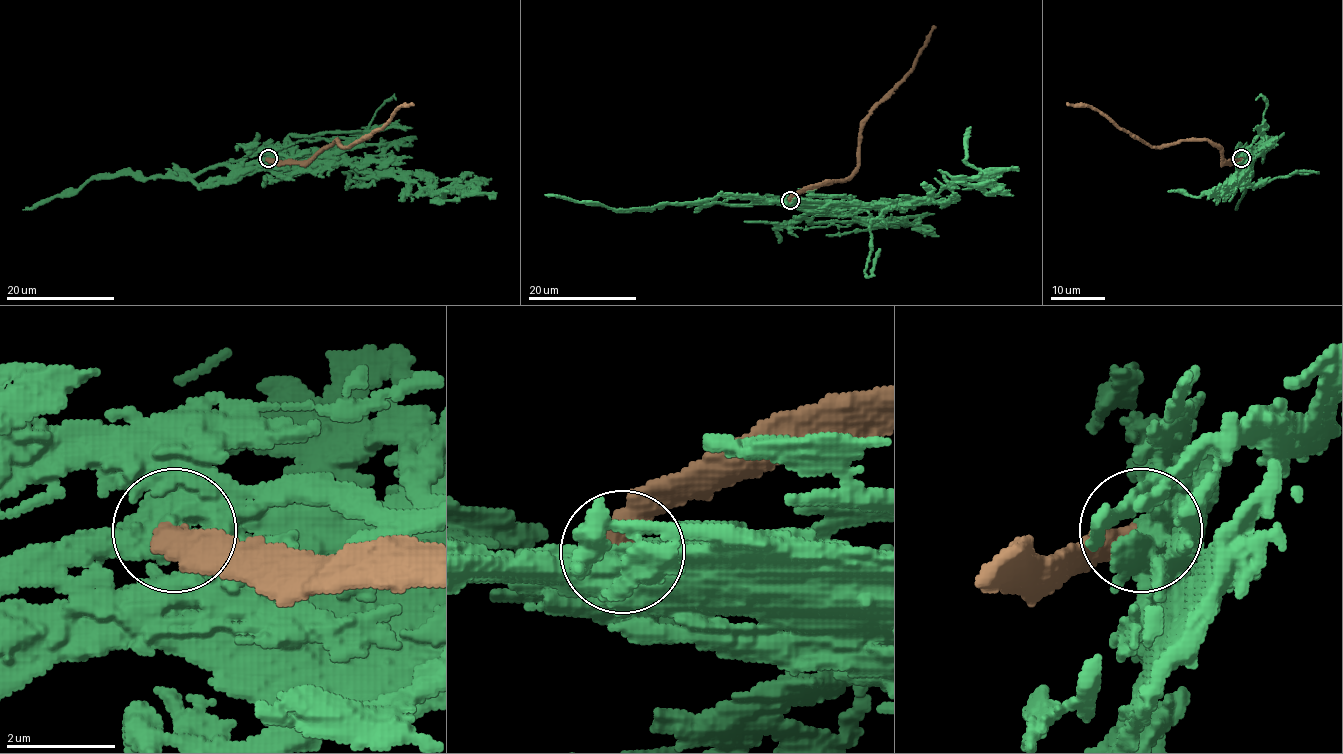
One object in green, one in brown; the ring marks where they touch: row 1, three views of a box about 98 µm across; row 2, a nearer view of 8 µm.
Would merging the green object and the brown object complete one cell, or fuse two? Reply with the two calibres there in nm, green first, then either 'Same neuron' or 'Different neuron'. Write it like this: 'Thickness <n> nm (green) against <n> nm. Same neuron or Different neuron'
Thickness 850 nm (green) against 480 nm. Different neuron

